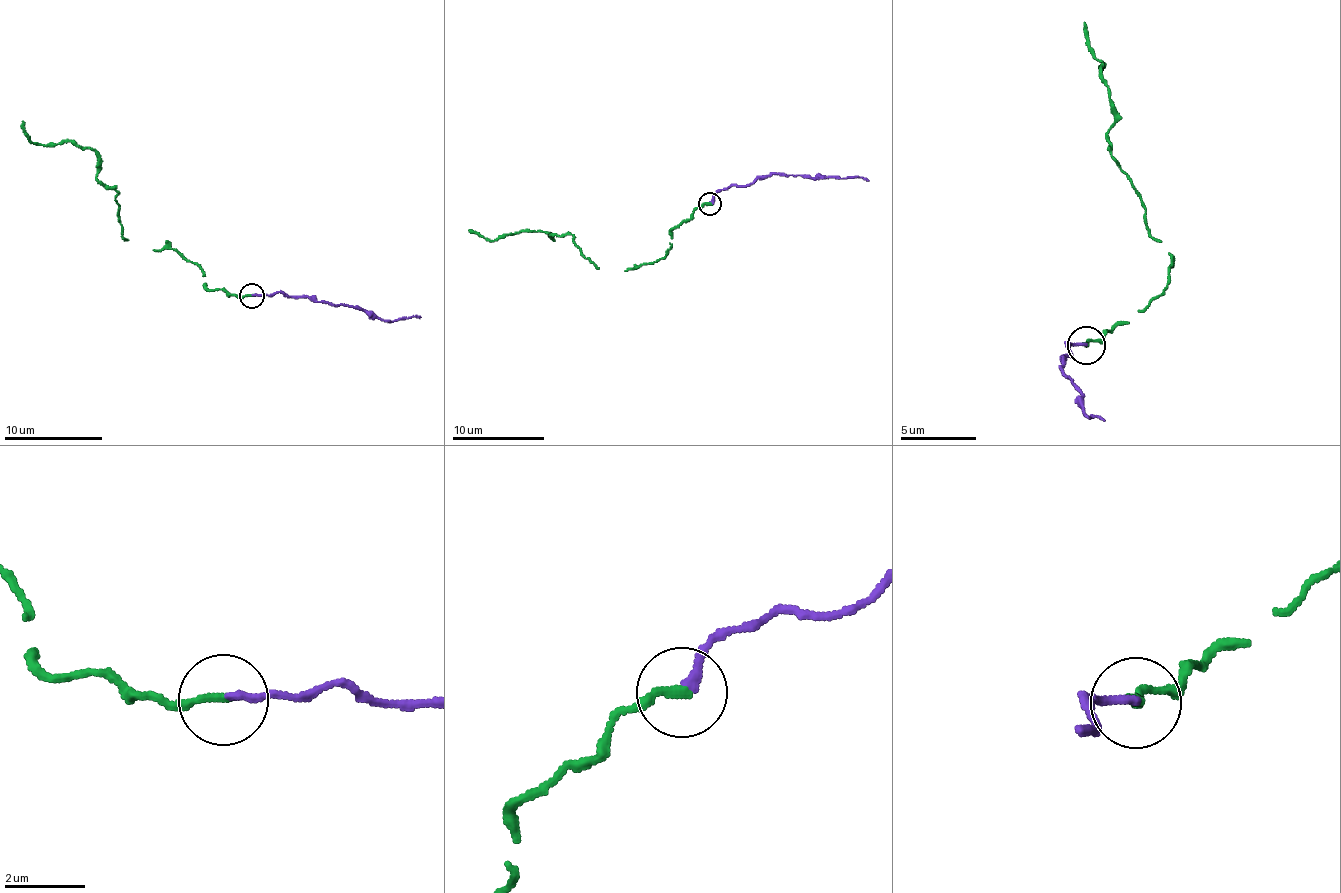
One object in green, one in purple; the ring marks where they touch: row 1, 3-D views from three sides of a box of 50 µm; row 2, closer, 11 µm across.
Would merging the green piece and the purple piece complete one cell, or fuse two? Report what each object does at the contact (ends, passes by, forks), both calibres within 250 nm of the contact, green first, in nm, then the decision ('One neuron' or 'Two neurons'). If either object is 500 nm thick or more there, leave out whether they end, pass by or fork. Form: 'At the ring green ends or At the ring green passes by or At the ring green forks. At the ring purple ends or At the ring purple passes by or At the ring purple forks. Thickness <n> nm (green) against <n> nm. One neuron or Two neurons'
At the ring green ends. At the ring purple ends. Thickness 200 nm (green) against 200 nm. One neuron

